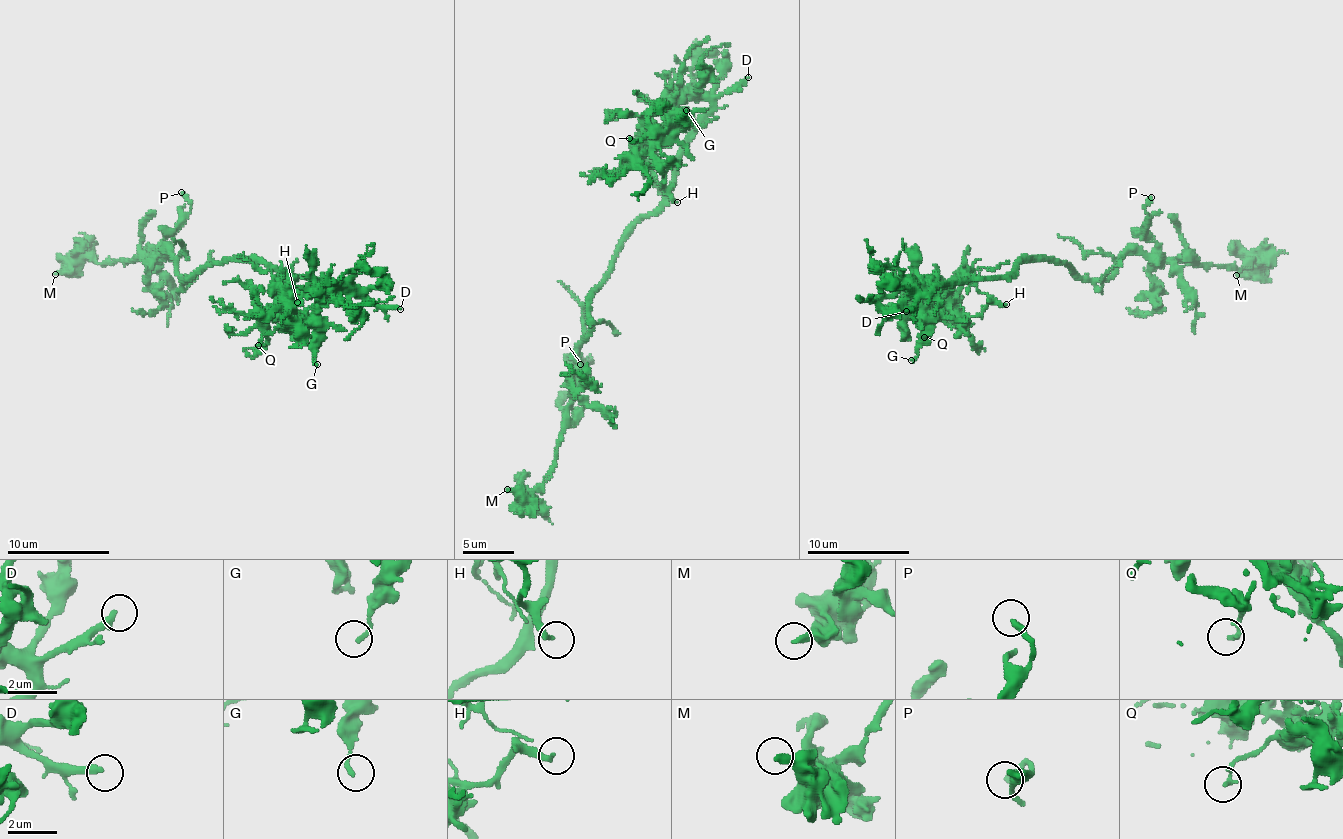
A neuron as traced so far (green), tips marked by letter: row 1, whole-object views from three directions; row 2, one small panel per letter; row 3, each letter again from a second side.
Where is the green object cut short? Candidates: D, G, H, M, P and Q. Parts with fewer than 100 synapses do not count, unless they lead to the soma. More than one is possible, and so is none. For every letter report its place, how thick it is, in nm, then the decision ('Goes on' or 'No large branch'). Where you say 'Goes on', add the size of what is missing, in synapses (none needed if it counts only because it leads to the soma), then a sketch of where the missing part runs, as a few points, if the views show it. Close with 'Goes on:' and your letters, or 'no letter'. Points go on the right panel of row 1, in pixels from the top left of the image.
D: Place: (906, 311). Thickness 320 nm. Goes on
G: Place: (911, 360). Thickness 180 nm. No large branch
H: Place: (1006, 304). Thickness 240 nm. No large branch
M: Place: (1236, 275). Thickness 280 nm. No large branch
P: Place: (1151, 197). Thickness 280 nm. No large branch
Q: Place: (924, 337). Thickness 170 nm. No large branch
Goes on: D

